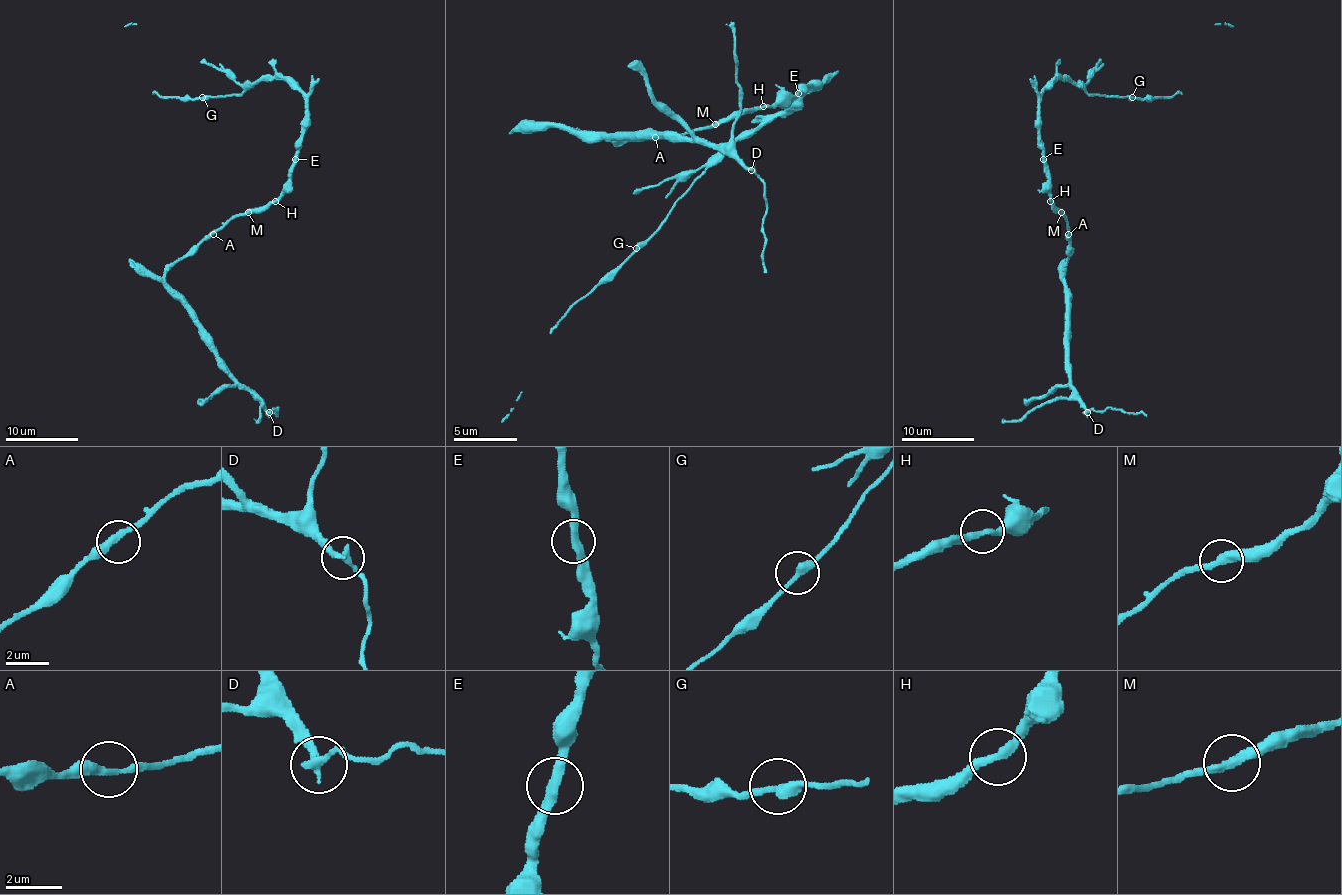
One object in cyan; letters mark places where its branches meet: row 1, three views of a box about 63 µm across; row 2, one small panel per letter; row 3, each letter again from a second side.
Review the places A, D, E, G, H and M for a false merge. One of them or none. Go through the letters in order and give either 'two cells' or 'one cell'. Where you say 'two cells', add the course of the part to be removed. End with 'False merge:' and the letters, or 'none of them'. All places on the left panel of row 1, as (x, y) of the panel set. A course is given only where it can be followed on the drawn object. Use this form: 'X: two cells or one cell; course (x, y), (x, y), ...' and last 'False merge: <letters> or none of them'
A: one cell
D: two cells
E: one cell
G: one cell
H: one cell
M: one cell
False merge: D

